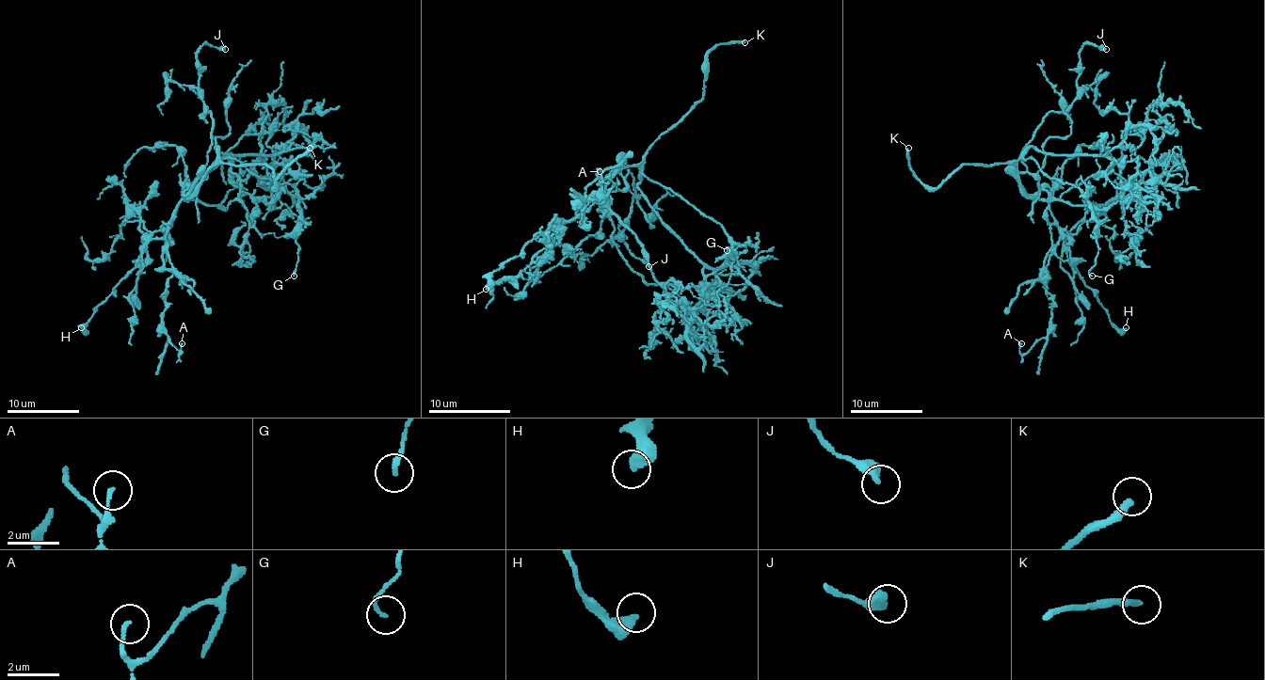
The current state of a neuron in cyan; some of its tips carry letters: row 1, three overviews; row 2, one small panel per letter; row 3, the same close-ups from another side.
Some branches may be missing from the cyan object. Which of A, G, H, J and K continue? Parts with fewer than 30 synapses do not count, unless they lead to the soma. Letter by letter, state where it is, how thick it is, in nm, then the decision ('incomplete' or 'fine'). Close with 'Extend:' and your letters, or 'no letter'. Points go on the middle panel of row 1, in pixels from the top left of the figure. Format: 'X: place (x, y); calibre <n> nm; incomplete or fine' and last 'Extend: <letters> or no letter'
A: place (600, 171); calibre 140 nm; fine
G: place (727, 250); calibre 160 nm; fine
H: place (486, 289); calibre 440 nm; fine
J: place (648, 266); calibre 440 nm; fine
K: place (744, 42); calibre 260 nm; incomplete
Extend: K

